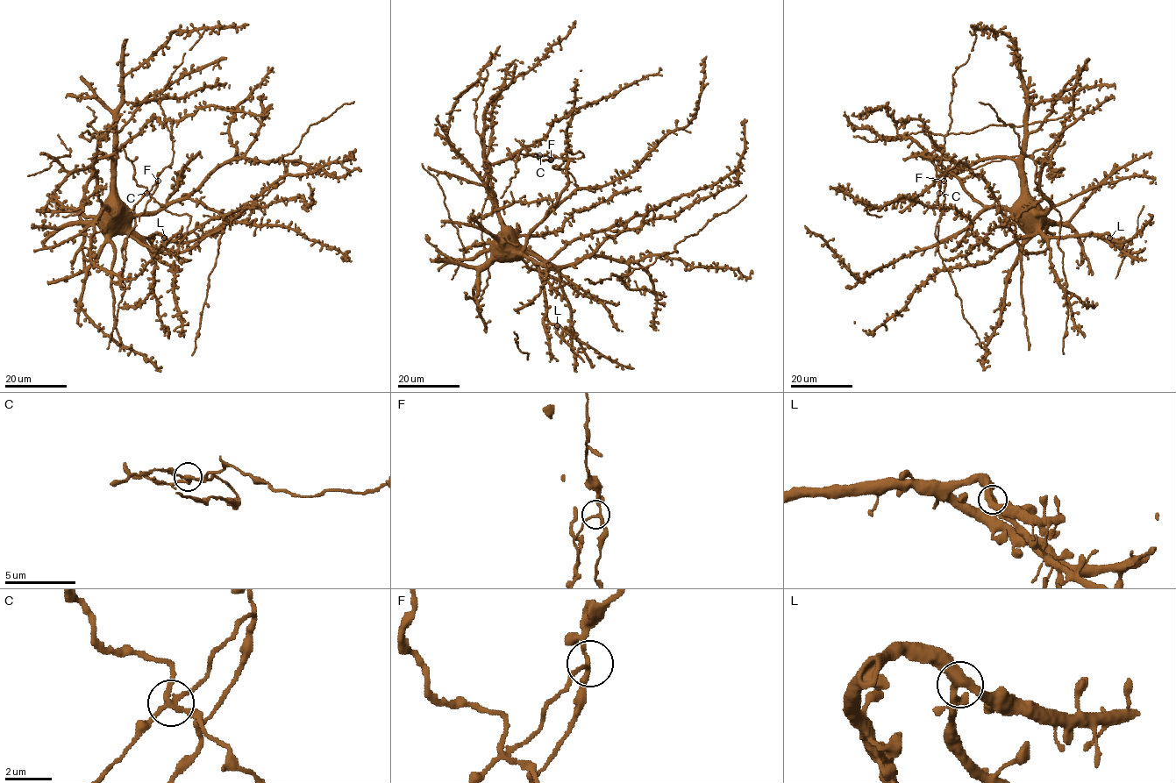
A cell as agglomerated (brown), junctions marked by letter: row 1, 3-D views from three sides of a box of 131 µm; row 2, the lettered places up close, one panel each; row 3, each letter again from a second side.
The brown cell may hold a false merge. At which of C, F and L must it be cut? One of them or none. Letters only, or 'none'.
C

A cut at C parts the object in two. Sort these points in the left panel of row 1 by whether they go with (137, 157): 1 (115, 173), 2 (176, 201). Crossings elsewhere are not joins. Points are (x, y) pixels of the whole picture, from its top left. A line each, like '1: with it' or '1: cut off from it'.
1: cut off from it
2: cut off from it

